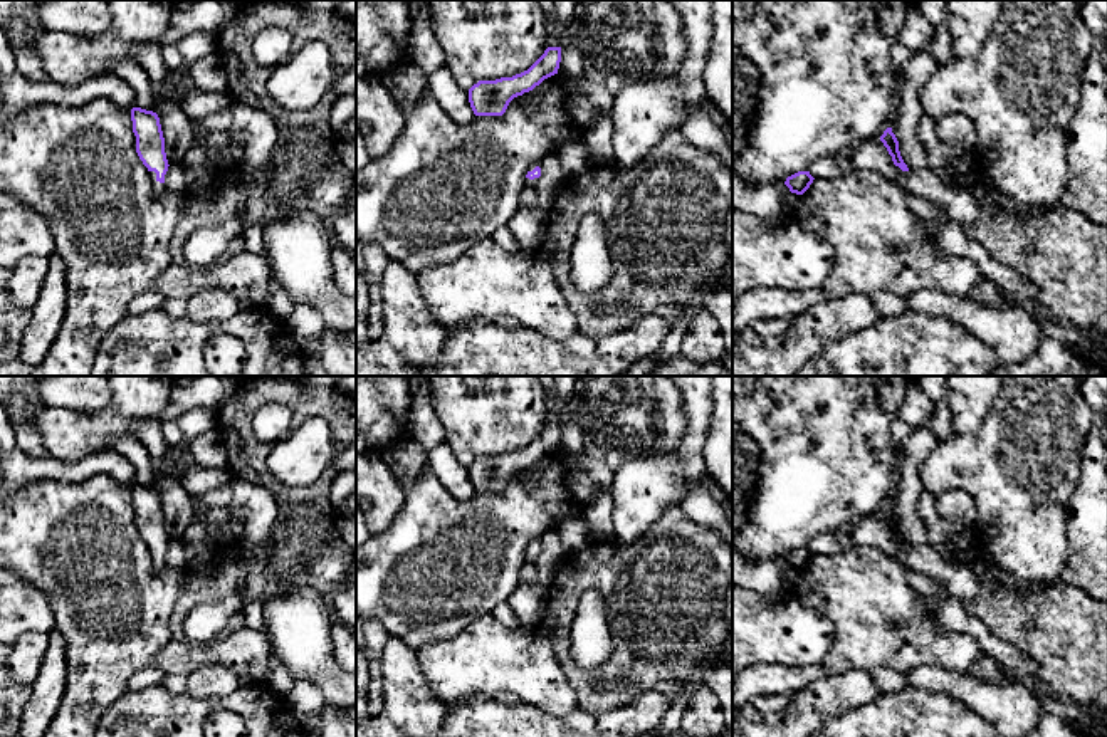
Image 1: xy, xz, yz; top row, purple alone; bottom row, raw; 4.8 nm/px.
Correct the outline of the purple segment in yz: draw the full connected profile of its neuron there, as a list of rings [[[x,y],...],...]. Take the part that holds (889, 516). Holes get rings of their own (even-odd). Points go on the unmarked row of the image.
[[[887,504],[884,510],[880,512],[880,517],[887,524],[889,531],[892,532],[892,537],[895,542],[899,542],[902,547],[909,547],[907,541],[904,539],[900,527],[899,527],[899,517],[895,510],[892,509],[892,504]]]

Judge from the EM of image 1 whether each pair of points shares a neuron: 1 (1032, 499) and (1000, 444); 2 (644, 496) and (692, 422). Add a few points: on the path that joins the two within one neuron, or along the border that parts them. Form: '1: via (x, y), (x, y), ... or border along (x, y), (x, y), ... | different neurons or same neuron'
1: via (1022, 486), (1022, 465), (1013, 457) | same neuron
2: via (662, 479), (691, 450), (692, 440) | same neuron

